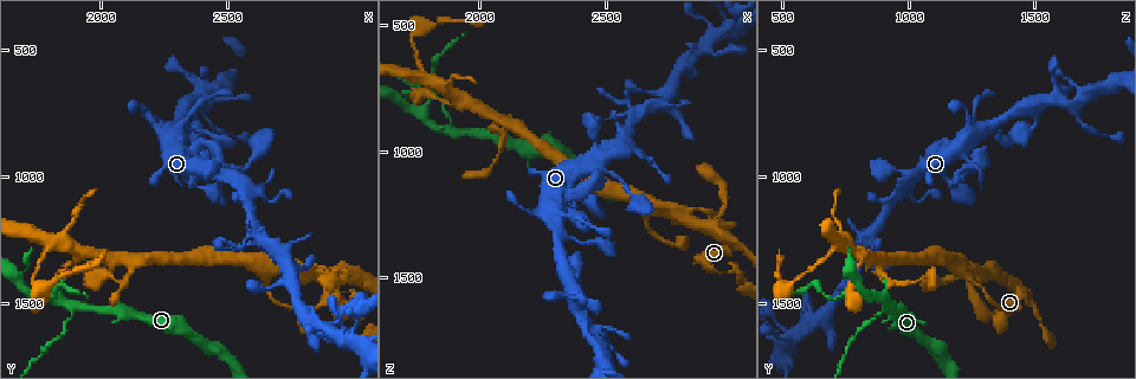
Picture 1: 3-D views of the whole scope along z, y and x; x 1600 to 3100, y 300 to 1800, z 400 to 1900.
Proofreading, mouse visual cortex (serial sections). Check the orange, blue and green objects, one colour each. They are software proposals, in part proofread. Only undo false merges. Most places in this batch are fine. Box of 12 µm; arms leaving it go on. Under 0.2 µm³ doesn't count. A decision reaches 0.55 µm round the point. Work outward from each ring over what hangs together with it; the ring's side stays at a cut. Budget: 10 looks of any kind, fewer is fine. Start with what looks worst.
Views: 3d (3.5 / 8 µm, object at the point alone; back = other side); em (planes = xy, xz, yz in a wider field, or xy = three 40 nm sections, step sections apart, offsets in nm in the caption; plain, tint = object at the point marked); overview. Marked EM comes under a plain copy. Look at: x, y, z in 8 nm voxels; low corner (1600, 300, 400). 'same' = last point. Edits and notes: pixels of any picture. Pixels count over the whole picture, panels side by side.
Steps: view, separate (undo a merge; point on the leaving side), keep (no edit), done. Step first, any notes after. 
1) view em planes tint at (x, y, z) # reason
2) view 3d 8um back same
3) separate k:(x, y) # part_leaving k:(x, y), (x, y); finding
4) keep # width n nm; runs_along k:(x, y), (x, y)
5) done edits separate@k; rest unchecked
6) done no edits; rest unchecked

view 3d 8um at (1880, 1510, 930) # branch point

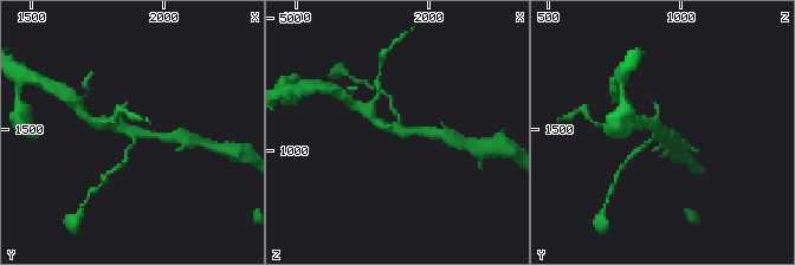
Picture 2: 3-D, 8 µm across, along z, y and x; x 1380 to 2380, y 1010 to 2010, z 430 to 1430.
view em planes tint at (1890, 1520, 930)

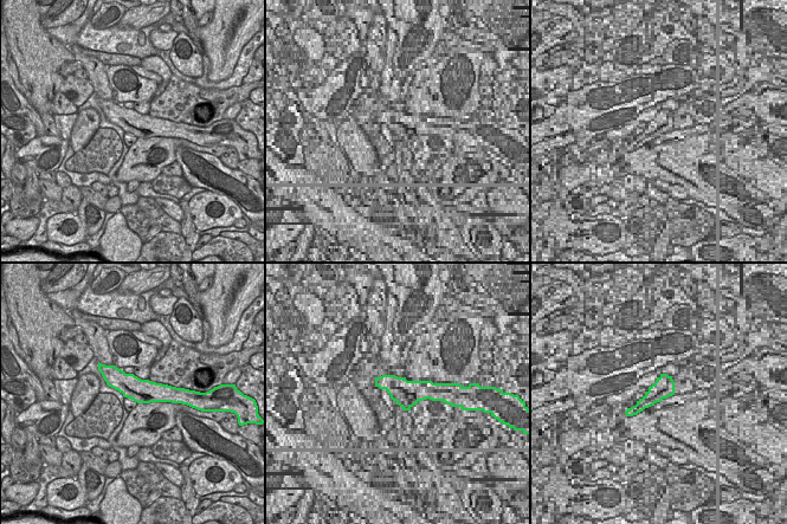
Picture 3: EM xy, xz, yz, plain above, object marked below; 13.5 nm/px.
keep # runs_along 2:(430, 134), (400, 133), (372, 116); all the same cell

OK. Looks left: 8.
view 3d 3.5um at (2830, 1370, 1230) # three-way junction

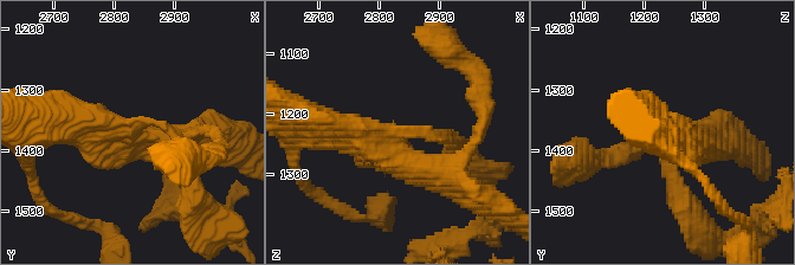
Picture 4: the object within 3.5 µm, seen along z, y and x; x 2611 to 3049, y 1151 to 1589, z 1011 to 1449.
view em xy step 5 tint at (2830, 1370, 1235) # now the EM

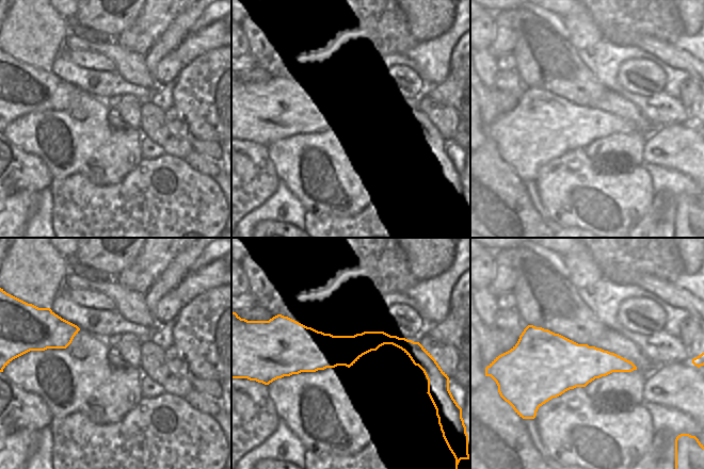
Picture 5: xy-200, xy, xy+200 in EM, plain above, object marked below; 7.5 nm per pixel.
keep # runs_along 4:(185, 162), (155, 122), (53, 129); continuous, no second cell

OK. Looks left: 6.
view 3d 3.5um at (2570, 1040, 970) # thick turns thin

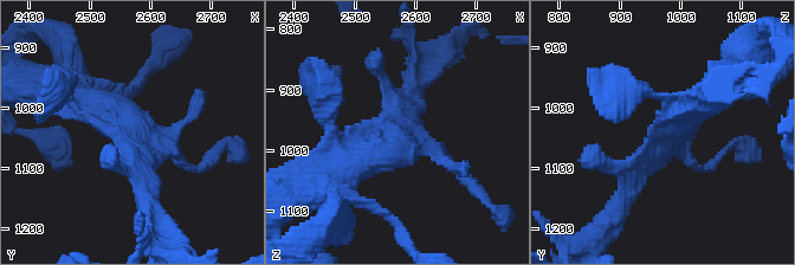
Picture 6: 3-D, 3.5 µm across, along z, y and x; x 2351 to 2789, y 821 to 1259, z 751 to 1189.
view em xy step 1 tint at (2570, 1045, 975)

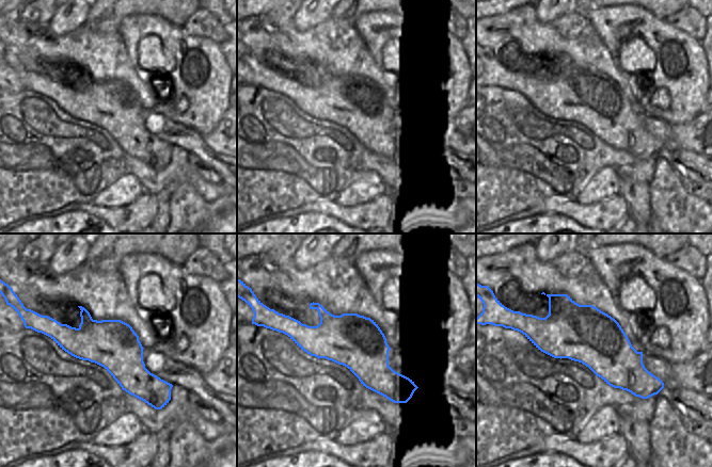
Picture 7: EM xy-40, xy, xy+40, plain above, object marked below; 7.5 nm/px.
view em xy step 3 tint same # cut it another way

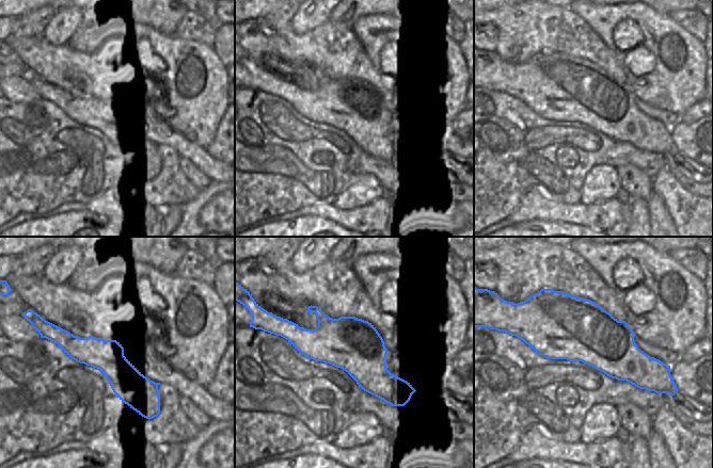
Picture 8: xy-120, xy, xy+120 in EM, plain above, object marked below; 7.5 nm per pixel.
keep # one cell here

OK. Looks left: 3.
view 3d 3.5um at (1750, 1430, 530) # sharp bend

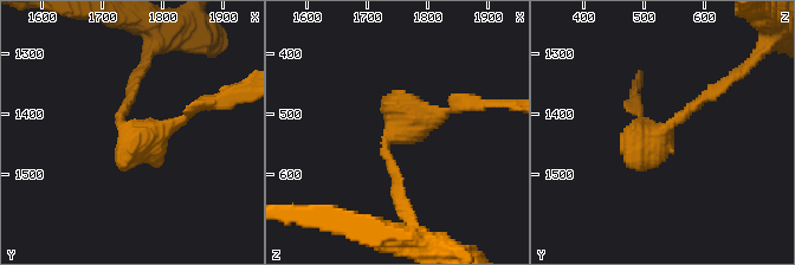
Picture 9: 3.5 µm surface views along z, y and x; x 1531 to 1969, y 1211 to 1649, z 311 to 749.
view em xy step 5 tint at (1755, 1435, 530)

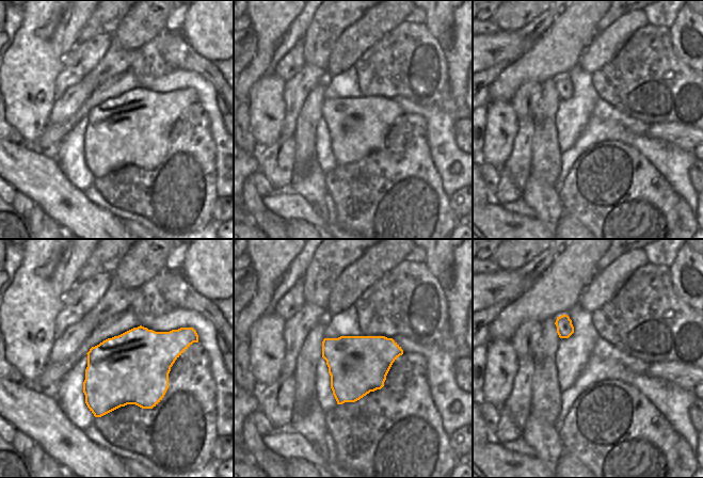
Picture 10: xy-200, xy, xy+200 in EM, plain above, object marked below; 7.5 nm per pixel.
keep # width 440 nm; runs_along 9:(399, 185), (385, 142), (460, 107); continuous, no second cell

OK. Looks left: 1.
done no edits; rest unchecked

